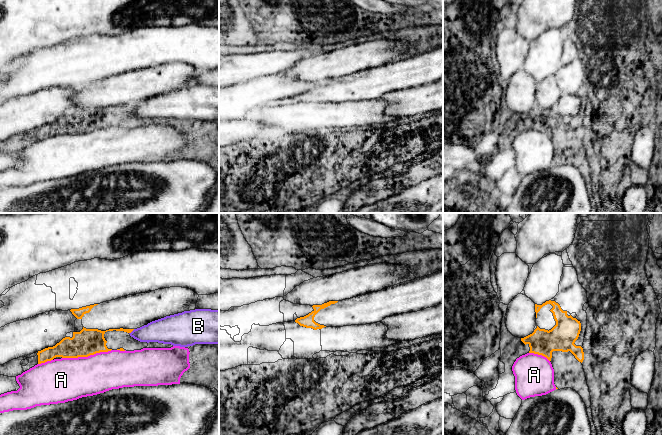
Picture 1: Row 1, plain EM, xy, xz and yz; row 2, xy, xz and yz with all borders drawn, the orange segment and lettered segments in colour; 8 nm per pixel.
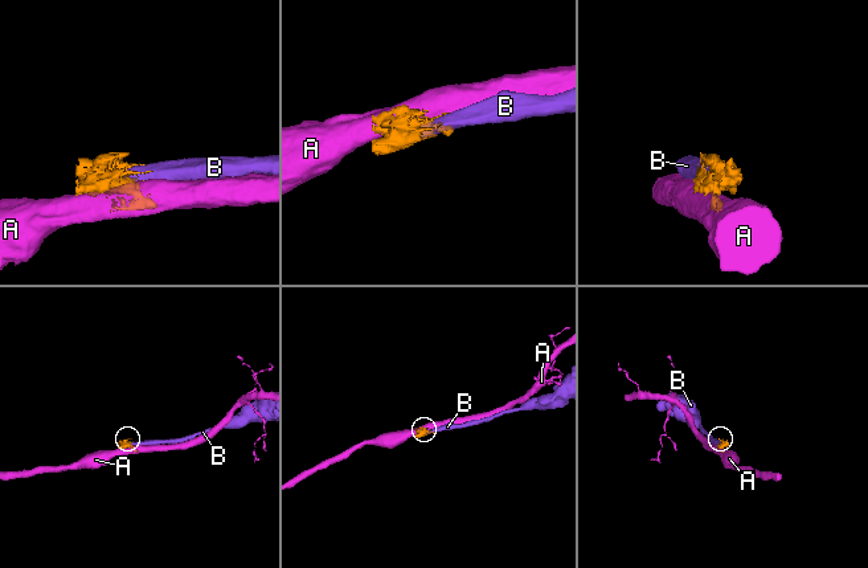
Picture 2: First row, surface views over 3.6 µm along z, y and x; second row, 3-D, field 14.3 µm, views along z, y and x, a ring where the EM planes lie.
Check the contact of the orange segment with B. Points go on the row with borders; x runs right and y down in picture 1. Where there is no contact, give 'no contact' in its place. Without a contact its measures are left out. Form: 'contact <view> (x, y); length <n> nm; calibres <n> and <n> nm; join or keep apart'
contact xy (131, 331); length 60 nm; calibres 70 and 190 nm; join

